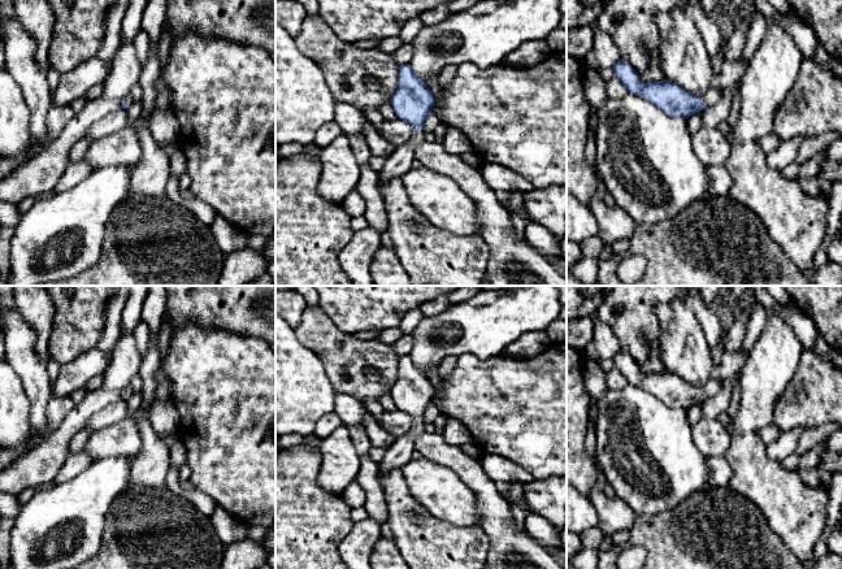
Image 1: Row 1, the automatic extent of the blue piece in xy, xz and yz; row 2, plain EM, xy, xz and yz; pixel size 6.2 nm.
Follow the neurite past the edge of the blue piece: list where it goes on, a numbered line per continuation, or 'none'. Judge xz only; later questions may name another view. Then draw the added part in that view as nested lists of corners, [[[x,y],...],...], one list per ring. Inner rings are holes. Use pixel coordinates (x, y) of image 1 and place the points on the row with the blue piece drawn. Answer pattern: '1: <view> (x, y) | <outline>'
1: xz (400, 160) | [[[418,130],[412,134],[412,138],[399,145],[386,160],[386,164],[378,173],[379,181],[387,182],[391,178],[399,179],[405,171],[412,168],[415,153],[413,148],[425,140],[425,131]]]

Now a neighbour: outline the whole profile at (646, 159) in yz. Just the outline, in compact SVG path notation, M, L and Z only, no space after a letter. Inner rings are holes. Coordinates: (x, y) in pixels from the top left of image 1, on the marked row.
M630 92L622 99L609 97L596 112L598 170L616 207L622 208L637 226L670 221L708 194L707 168L695 155L686 118L670 117Z

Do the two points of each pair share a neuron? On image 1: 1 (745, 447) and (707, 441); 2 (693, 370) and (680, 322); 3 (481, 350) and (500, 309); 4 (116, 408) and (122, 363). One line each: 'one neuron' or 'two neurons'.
1: two neurons
2: one neuron
3: one neuron
4: two neurons

